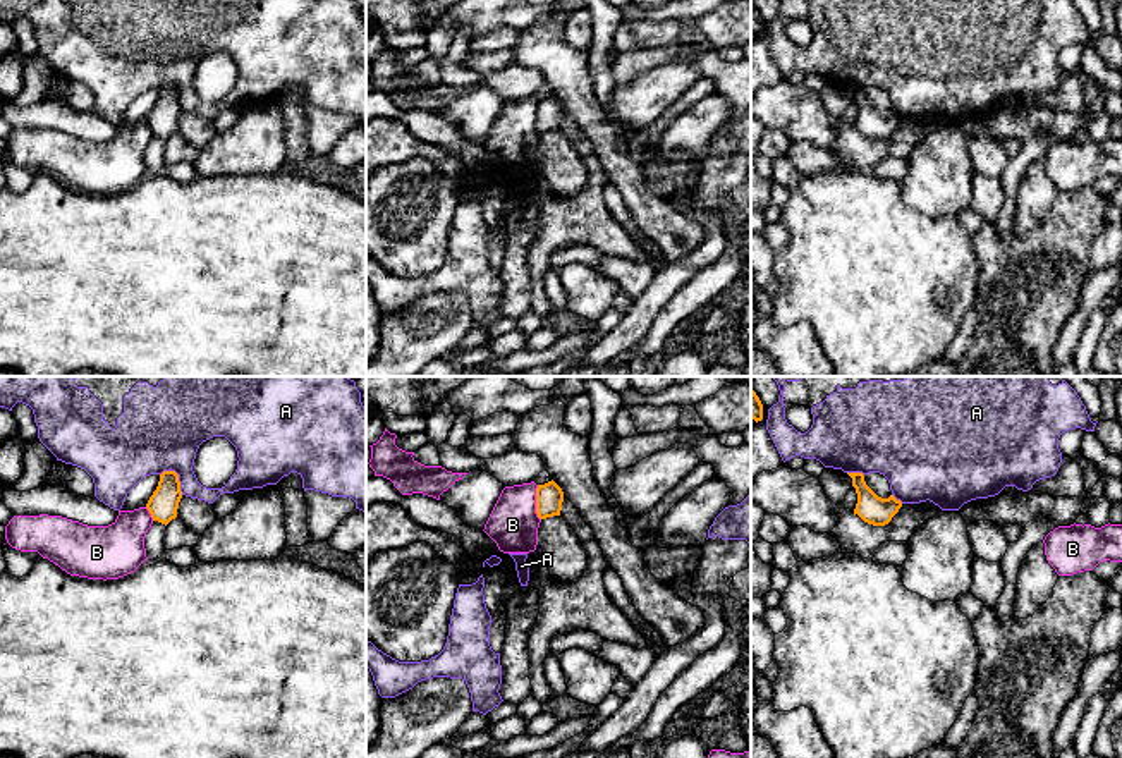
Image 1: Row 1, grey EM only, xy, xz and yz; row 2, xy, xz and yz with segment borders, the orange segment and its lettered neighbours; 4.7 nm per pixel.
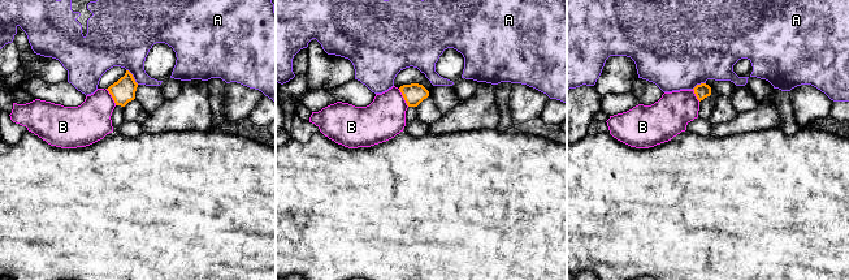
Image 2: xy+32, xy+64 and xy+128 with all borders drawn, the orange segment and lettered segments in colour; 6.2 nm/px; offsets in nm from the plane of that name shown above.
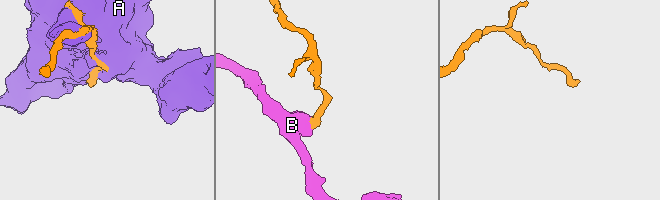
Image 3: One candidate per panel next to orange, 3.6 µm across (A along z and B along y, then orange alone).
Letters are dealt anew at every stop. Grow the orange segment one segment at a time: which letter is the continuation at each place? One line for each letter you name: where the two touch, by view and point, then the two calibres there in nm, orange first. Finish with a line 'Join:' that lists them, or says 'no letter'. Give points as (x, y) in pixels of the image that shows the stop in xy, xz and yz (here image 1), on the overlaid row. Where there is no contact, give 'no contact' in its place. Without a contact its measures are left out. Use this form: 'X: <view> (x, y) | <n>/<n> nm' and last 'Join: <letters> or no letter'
Join: no letter

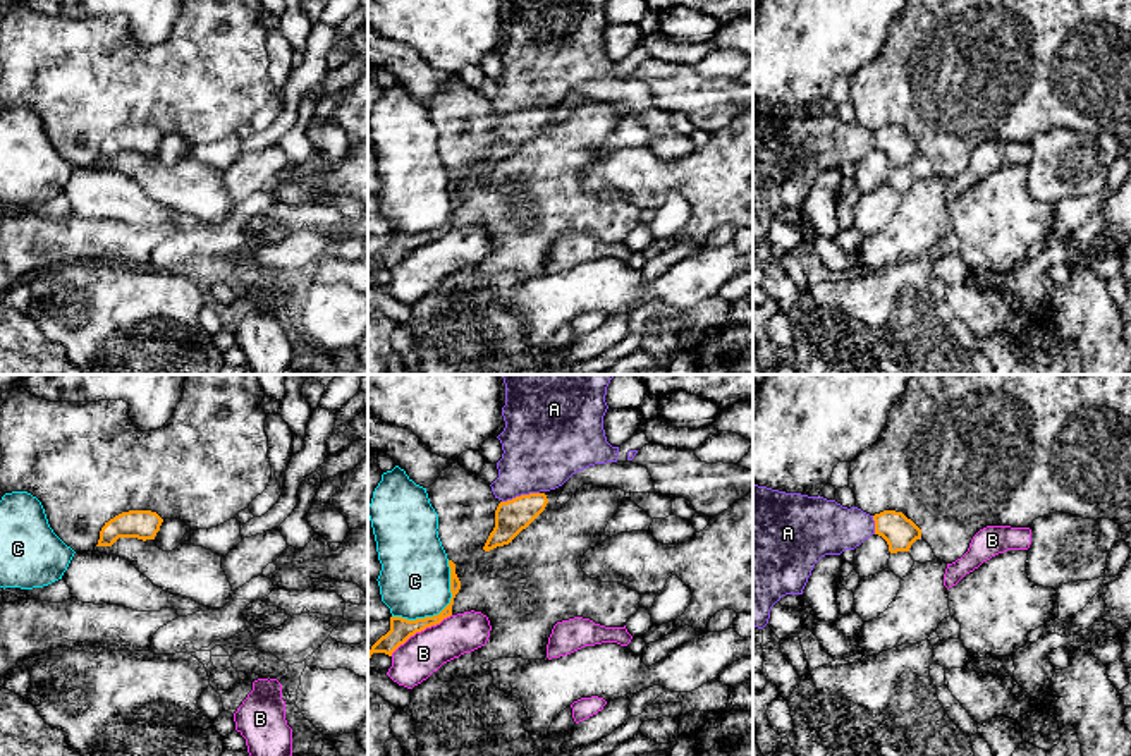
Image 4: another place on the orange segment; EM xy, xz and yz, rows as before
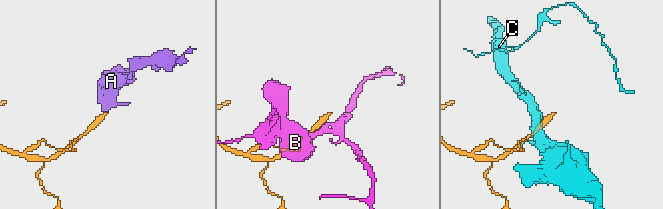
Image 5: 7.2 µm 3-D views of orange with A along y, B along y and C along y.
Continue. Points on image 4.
A: xz (521, 495) | 160/380 nm
Join: A

